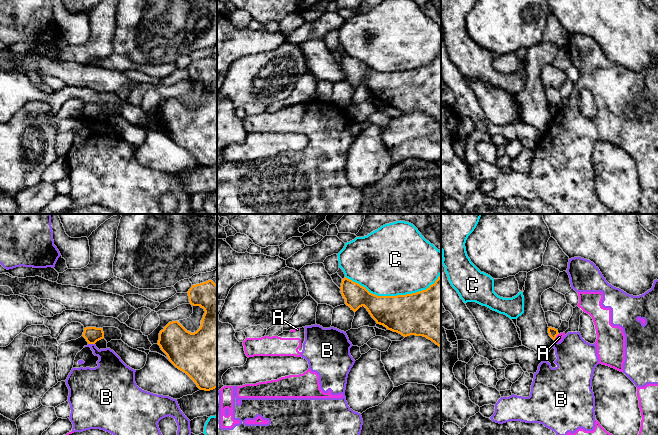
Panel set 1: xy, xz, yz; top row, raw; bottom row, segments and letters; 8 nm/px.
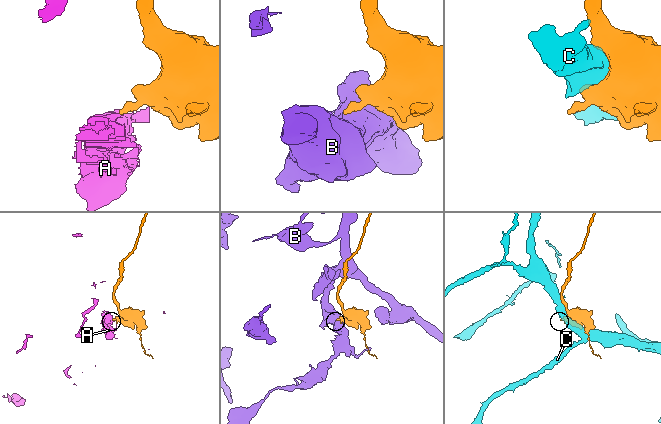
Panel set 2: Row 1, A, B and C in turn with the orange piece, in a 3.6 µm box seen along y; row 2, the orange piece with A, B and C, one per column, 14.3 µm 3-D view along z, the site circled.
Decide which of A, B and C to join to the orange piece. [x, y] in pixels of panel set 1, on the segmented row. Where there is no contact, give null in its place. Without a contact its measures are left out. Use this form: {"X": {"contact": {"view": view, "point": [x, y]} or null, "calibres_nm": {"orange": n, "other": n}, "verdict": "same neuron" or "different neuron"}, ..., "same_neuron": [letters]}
{"A": {"contact": {"view": "yz", "point": [555, 337]}, "calibres_nm": {"orange": 70, "other": 50}, "verdict": "different neuron"}, "B": {"contact": {"view": "xy", "point": [91, 343]}, "calibres_nm": {"orange": 130, "other": 220}, "verdict": "different neuron"}, "C": {"contact": {"view": "xz", "point": [394, 296]}, "calibres_nm": {"orange": 340, "other": 480}, "verdict": "different neuron"}, "same_neuron": []}

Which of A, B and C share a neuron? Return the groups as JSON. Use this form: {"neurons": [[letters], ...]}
{"neurons": [["A", "B"], ["C"]]}

